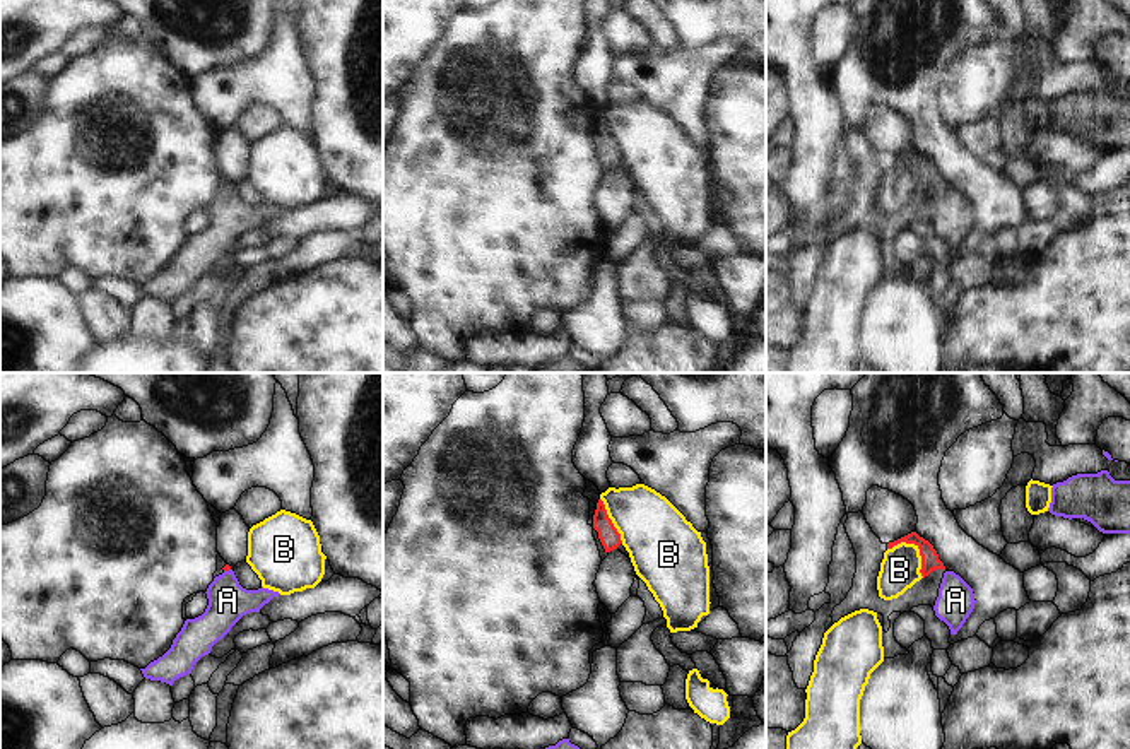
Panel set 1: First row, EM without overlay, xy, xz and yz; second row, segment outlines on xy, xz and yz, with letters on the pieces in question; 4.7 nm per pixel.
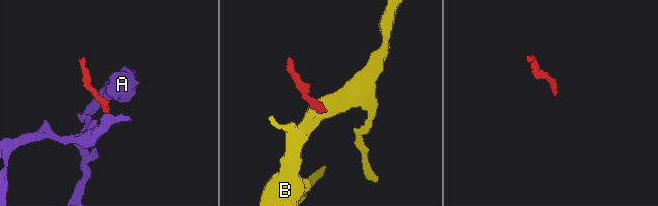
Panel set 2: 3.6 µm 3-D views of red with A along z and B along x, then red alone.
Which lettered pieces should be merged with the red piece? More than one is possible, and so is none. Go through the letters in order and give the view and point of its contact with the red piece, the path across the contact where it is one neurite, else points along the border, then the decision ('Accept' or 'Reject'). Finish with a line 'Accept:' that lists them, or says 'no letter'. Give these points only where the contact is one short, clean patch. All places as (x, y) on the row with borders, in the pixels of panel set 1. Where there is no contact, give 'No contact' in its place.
A: Touches red at xy (226, 570). Path across: xy (226, 568), (226, 570), (228, 601). Accept
B: Touches red at yz (918, 548). Boundary: yz (888, 548), (912, 542), (918, 549), (924, 577). Reject
Accept: A.

